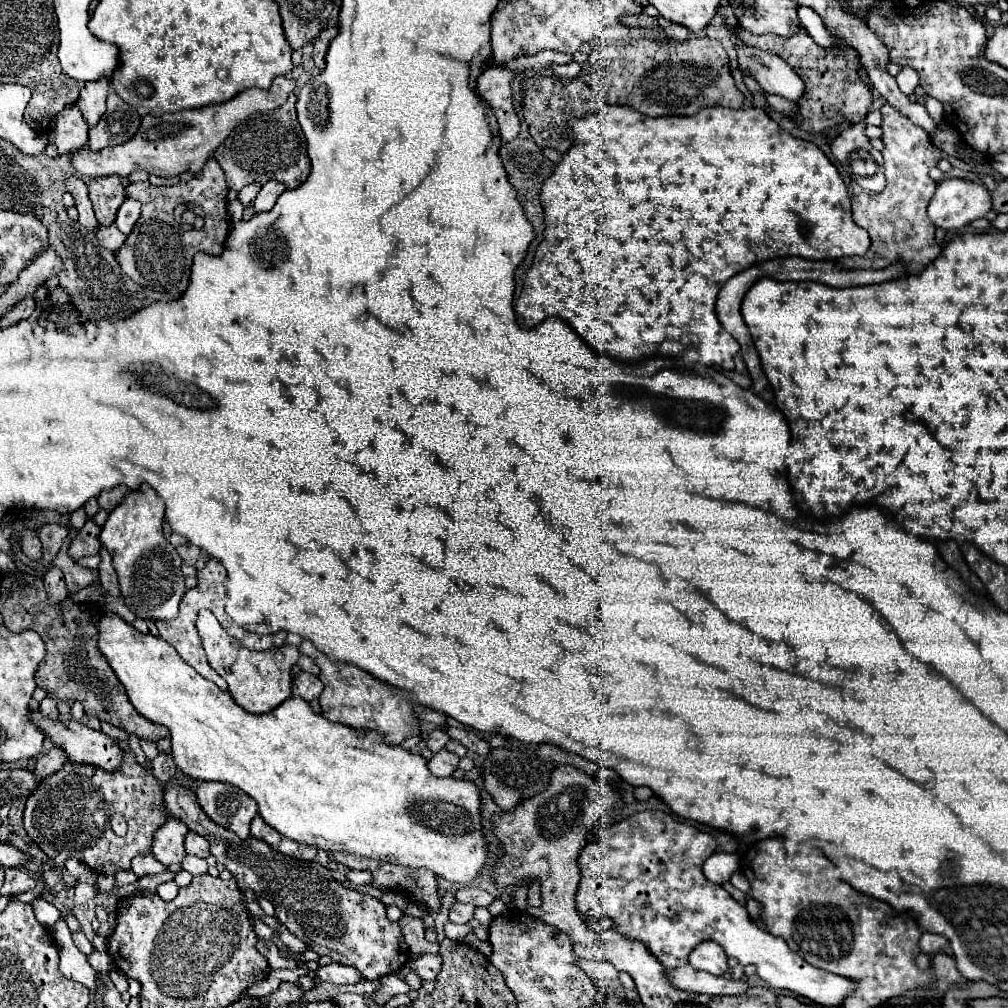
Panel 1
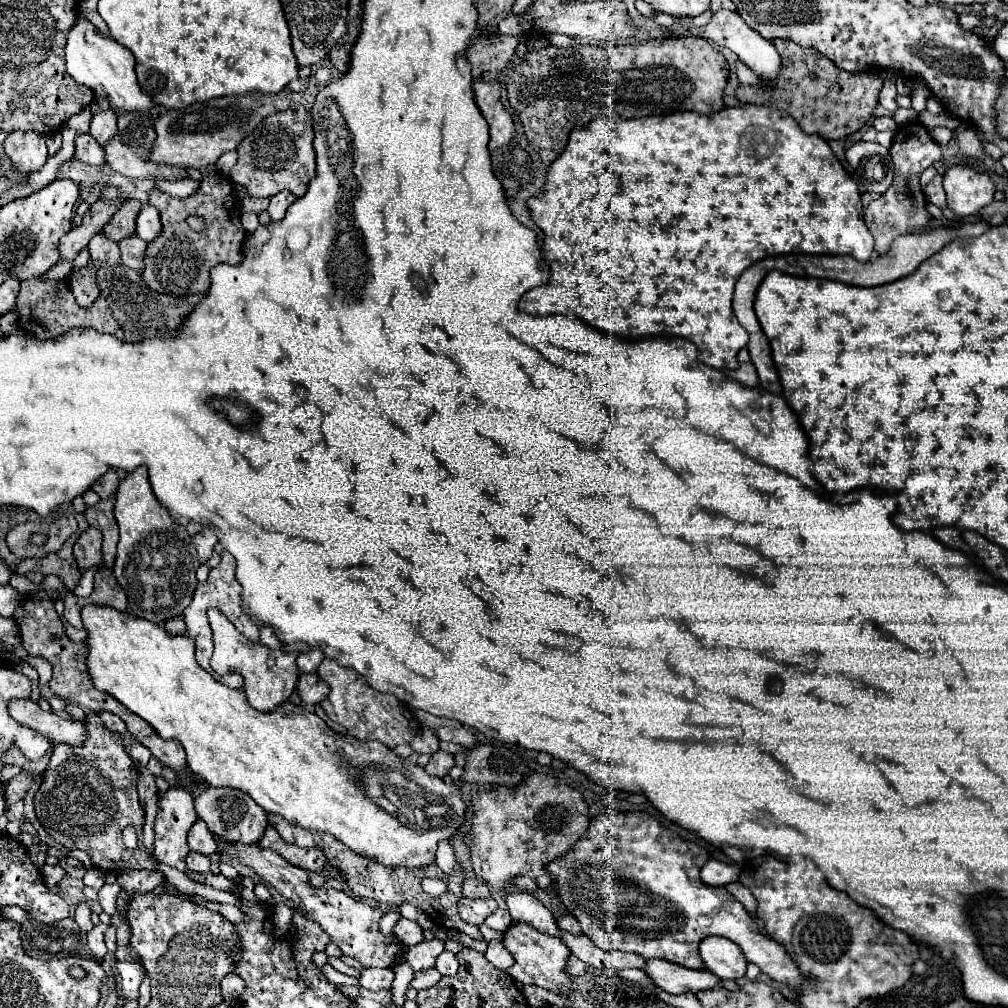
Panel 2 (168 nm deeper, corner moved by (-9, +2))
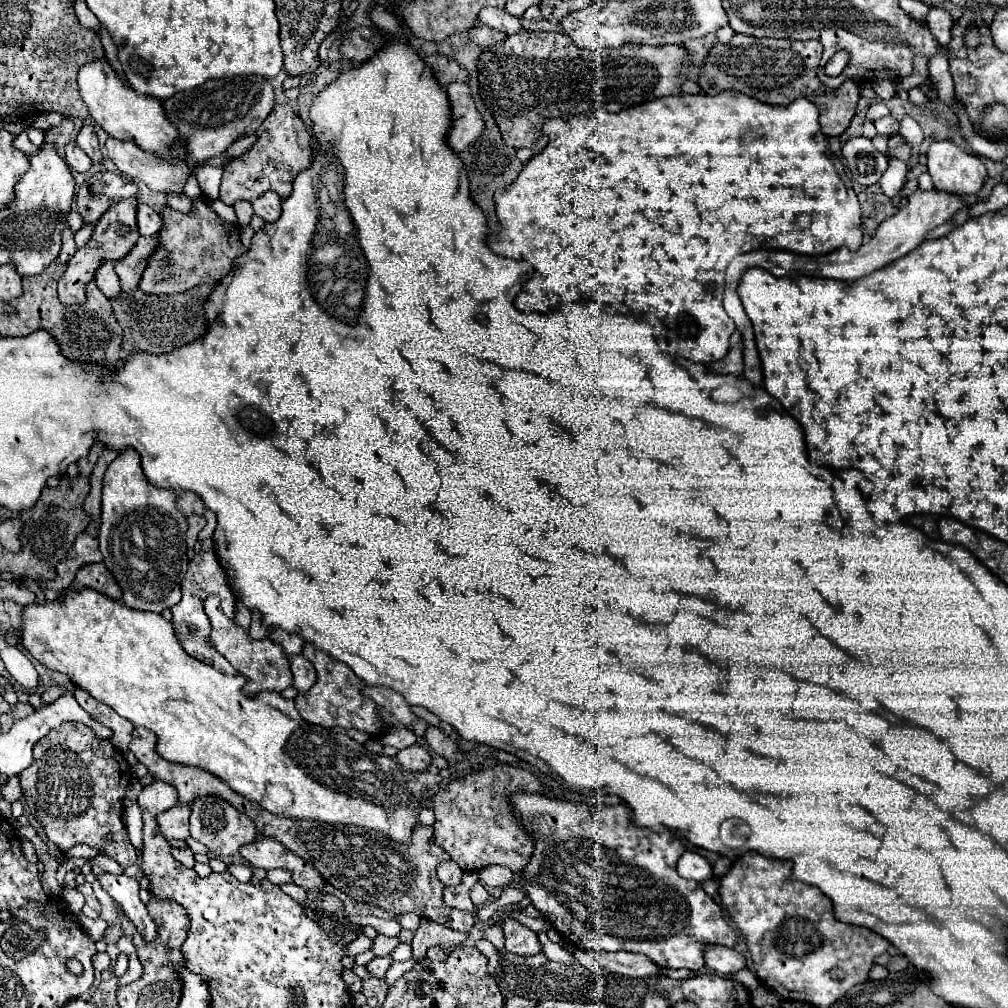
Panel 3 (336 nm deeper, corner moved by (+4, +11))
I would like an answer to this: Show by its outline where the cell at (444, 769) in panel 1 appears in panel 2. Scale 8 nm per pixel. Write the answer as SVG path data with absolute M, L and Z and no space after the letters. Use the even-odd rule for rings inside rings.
M438 749L438 751L430 757L430 761L426 763L424 771L430 773L430 775L434 775L434 777L444 777L452 767L454 767L454 757Z

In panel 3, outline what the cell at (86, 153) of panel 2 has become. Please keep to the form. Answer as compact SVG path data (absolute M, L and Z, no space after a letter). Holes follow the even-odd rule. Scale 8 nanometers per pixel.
M75 142L65 146L65 160L69 168L77 172L87 172L93 166L93 160L89 160L89 156L85 156L85 152L81 152L81 148L77 148Z

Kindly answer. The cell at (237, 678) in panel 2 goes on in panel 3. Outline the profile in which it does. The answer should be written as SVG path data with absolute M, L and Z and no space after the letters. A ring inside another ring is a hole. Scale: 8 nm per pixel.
M203 540L201 552L189 562L189 570L187 570L183 582L181 582L181 594L183 594L181 602L175 604L171 608L171 612L173 612L173 628L175 628L175 634L177 634L183 650L193 658L197 658L197 660L201 660L205 664L211 664L223 674L235 674L237 670L221 654L207 644L211 624L209 624L207 614L203 612L203 600L209 594L217 594L221 598L221 608L223 608L225 616L229 616L229 618L235 616L235 596L233 596L231 588L227 584L223 568L217 564L217 556L215 556L215 550L213 550L213 540Z

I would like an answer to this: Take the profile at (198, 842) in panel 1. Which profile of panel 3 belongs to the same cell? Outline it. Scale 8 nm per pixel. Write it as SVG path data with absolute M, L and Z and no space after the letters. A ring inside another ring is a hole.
M177 804L167 812L161 812L157 816L159 828L167 840L187 840L189 834L189 806Z

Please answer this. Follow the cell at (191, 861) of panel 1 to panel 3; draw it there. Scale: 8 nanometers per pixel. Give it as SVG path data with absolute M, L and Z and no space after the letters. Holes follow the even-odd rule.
M173 848L173 858L177 862L181 862L183 866L189 866L189 868L193 868L193 864L195 864L193 852L189 848Z

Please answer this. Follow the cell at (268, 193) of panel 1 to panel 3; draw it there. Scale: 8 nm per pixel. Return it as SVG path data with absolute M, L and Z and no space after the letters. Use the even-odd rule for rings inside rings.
M263 192L257 202L253 202L253 210L265 222L275 222L281 214L281 196L275 192Z

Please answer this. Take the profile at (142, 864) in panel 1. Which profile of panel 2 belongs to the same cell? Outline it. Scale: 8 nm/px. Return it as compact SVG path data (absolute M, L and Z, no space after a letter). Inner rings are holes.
M126 871L126 873L118 873L116 881L130 895L132 893L150 893L158 885L164 883L164 875L158 871Z

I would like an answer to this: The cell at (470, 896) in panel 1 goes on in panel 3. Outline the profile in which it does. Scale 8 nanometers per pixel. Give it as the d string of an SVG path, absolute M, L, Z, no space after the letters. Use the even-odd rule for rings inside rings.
M447 860L447 862L443 862L443 864L437 866L437 876L439 876L439 880L445 886L453 886L453 884L459 884L461 882L463 870L453 860Z

